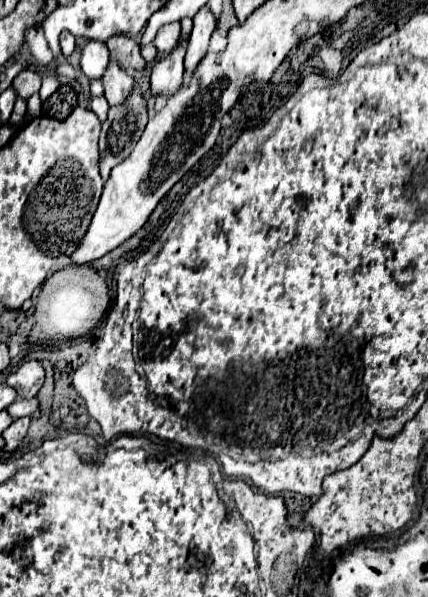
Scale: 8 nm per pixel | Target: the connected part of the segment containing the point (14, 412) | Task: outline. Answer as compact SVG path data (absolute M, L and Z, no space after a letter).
M19 398L15 400L7 412L13 416L13 418L21 418L21 416L33 416L33 412L39 408L39 400L37 398L31 398L31 400L25 400L25 398Z

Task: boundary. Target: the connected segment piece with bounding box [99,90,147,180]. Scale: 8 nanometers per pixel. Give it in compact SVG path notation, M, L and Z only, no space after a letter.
M135 90L129 100L109 110L107 122L101 128L101 178L109 180L109 172L119 162L127 160L137 140L147 126L147 106L141 94Z

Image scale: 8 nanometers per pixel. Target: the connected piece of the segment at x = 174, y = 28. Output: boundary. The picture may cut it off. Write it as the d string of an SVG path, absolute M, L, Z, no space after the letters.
M173 22L173 24L167 24L163 26L159 32L157 32L157 38L155 38L155 46L159 50L159 54L169 54L177 42L179 42L179 34L181 34L181 24L179 22Z

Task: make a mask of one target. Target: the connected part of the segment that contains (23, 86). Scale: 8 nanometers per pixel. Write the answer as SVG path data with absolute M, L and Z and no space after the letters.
M23 70L23 72L19 72L17 74L17 78L13 80L15 84L15 90L19 92L19 98L29 98L31 94L35 94L35 92L39 92L39 88L41 88L41 80L43 80L43 76L39 74L39 72L33 72L33 70Z

